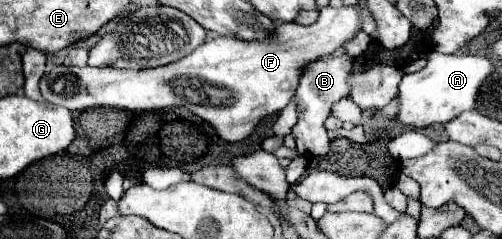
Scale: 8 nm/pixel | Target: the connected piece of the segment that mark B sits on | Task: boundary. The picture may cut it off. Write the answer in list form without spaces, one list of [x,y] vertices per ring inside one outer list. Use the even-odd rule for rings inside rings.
[[[342,54],[342,56],[322,56],[320,60],[308,64],[300,74],[300,84],[294,94],[298,122],[292,128],[292,134],[296,138],[296,148],[300,154],[310,152],[312,156],[326,156],[330,138],[326,136],[324,122],[332,114],[332,104],[336,104],[340,98],[348,98],[348,76],[352,76],[352,72],[354,72],[354,58]]]

